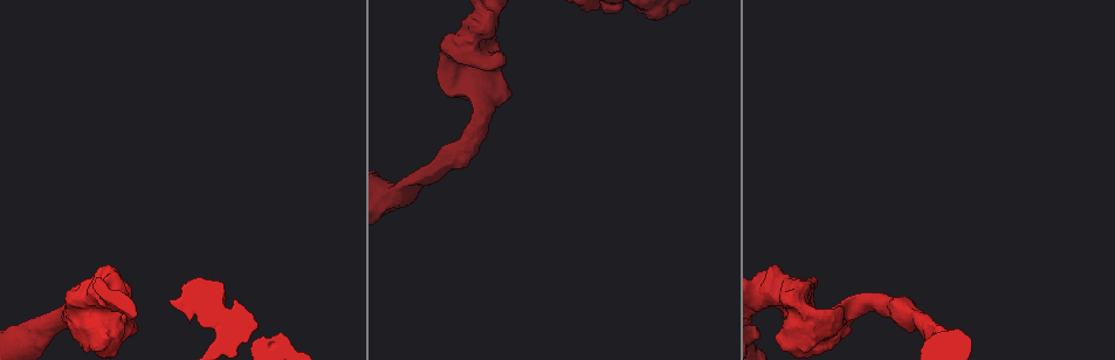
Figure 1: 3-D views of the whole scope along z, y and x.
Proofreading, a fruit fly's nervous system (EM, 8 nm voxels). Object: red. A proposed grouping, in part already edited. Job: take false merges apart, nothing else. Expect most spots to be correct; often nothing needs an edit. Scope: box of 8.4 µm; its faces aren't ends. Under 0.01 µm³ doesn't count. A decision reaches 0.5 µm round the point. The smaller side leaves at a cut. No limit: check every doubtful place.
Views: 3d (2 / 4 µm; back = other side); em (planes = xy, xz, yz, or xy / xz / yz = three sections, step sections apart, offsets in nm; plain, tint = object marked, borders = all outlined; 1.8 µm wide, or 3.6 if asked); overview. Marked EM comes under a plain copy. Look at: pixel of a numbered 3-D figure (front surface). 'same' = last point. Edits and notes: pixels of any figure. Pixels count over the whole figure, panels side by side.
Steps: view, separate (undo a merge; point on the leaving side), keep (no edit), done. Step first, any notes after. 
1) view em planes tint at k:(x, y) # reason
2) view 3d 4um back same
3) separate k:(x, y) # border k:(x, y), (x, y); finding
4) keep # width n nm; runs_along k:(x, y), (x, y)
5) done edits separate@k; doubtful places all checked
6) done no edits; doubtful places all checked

view em planes tint at 1:(112, 274)

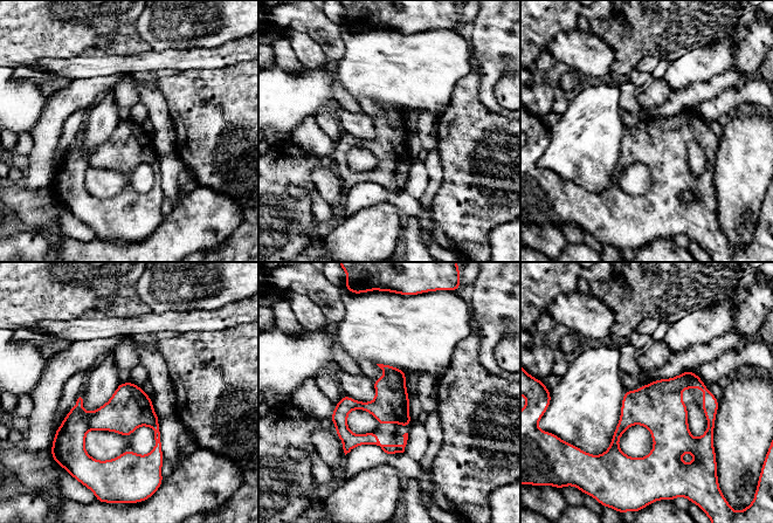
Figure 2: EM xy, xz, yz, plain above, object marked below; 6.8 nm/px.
keep # one neuron here

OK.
view 3d 4um at 1:(86, 312) # sudden change in width

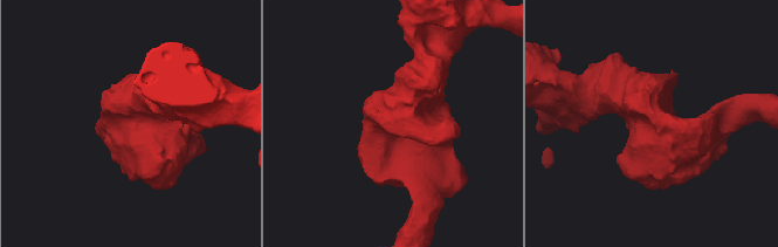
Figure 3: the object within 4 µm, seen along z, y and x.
view em 3.6um planes tint at 3:(656, 125) # need the tissue

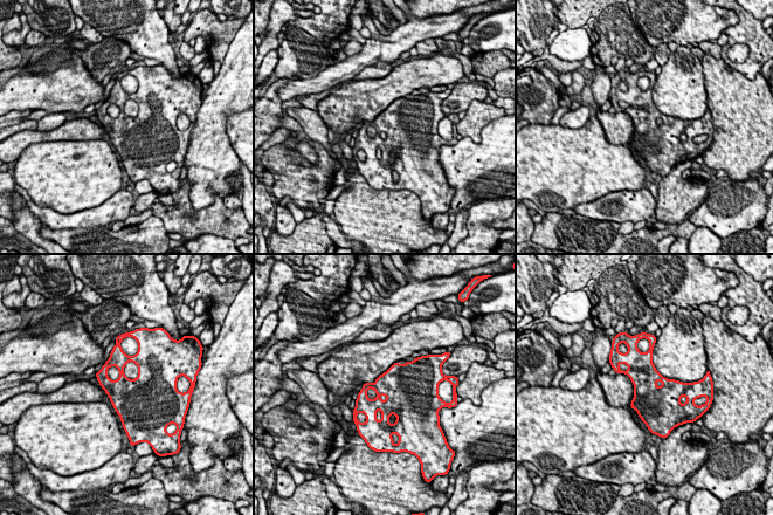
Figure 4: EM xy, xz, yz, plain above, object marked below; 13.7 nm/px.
keep # continuous, no second neuron

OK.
view em 3.6um planes tint at 1:(481, 94)

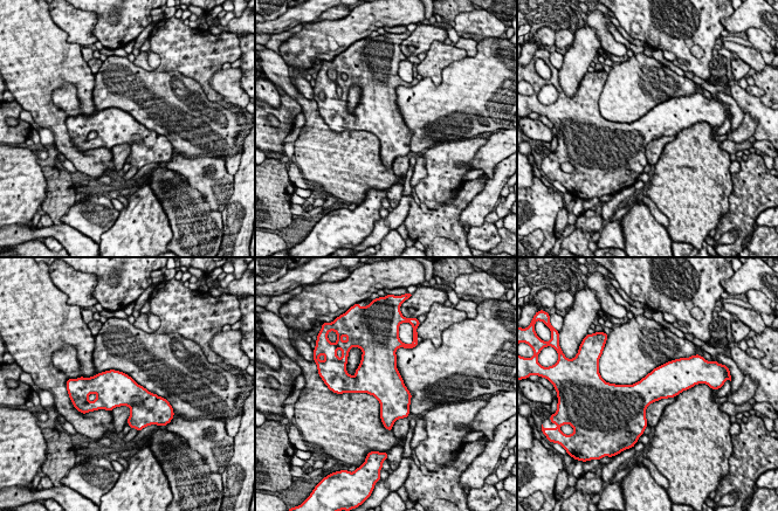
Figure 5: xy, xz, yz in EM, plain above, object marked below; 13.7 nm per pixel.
keep # width 400 nm; continuous, no second neuron

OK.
done no edits; doubtful places all checked

